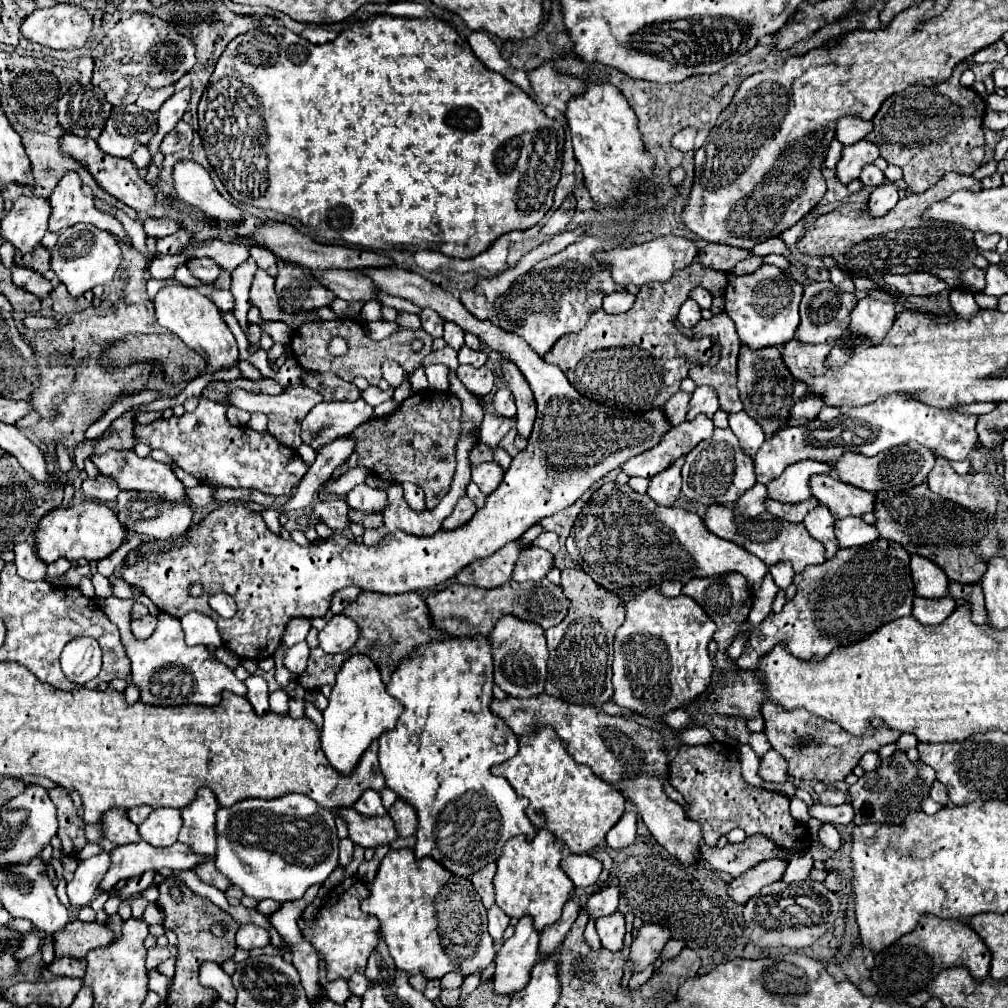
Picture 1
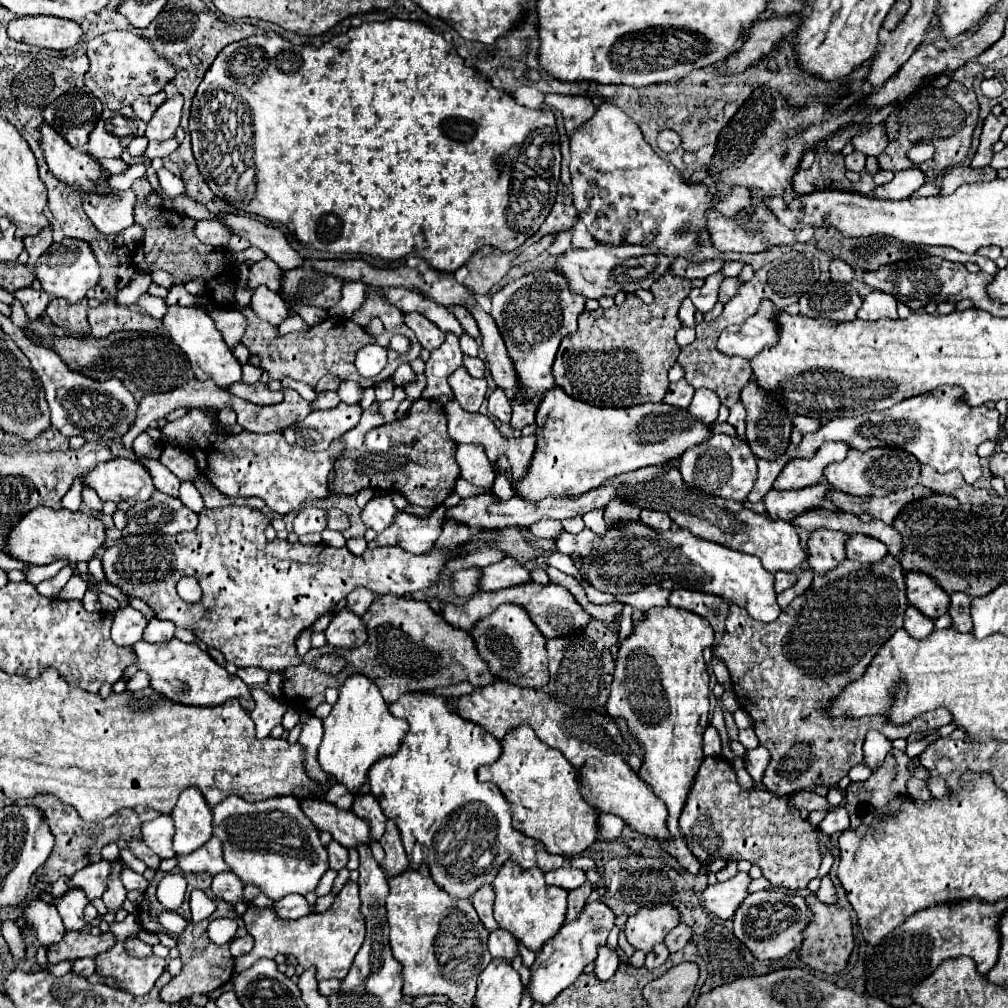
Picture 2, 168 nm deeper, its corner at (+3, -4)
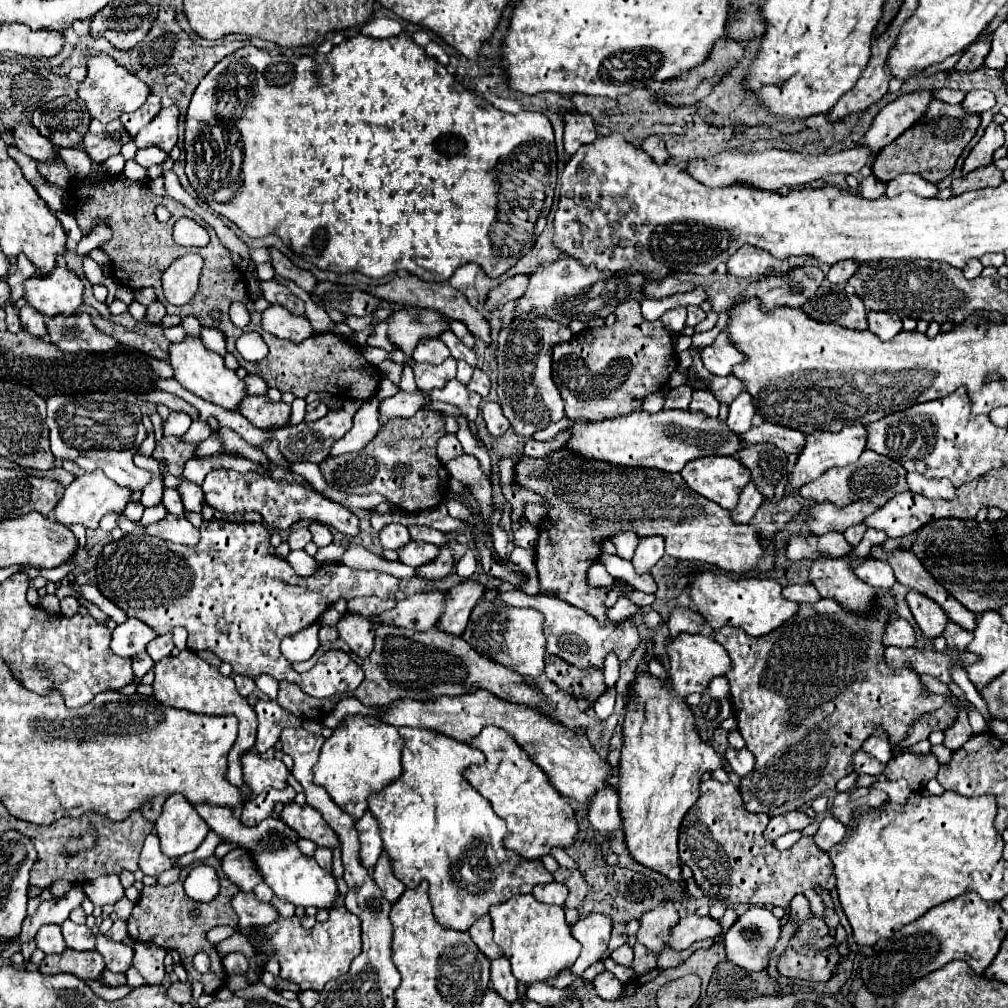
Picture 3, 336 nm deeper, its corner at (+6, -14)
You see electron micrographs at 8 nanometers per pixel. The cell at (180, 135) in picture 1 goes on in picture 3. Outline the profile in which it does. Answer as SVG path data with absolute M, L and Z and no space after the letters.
M150 146L150 148L138 150L134 162L140 164L140 166L144 166L144 168L150 168L150 166L154 166L154 164L162 164L164 158L166 158L164 150L158 150L158 146Z

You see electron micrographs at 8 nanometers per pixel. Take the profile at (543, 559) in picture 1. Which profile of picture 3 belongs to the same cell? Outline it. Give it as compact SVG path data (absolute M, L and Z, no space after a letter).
M468 578L462 584L456 584L454 588L450 588L450 596L446 600L446 608L444 614L440 616L436 628L454 636L460 636L468 624L468 616L472 612L472 608L490 592L490 588L486 588L484 584L480 584L478 580Z

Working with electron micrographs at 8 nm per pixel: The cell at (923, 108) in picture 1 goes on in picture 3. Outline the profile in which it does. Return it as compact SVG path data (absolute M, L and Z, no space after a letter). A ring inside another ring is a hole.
M932 100L932 104L928 106L922 122L916 122L898 140L894 140L890 146L882 148L876 154L876 162L872 164L874 176L880 178L882 182L888 182L896 174L914 172L914 174L918 174L924 180L934 182L934 184L938 184L940 180L950 176L954 166L956 166L956 160L960 158L962 150L968 146L968 142L976 134L976 128L980 126L980 116L978 114L962 112L962 116L950 116L948 114L950 110L952 110L950 104ZM928 124L930 124L930 130L926 130ZM910 158L912 158L912 162L910 162Z

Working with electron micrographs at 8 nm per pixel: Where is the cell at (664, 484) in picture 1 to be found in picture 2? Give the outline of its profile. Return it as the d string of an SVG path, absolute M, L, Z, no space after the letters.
M641 512L641 522L645 524L645 526L649 526L649 528L653 528L653 530L659 530L659 532L663 532L663 530L669 530L671 528L671 520L669 520L669 516L665 516L663 512Z

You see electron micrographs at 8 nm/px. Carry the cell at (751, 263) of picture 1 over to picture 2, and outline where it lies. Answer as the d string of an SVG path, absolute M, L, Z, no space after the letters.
M717 272L717 274L705 278L705 284L701 288L693 288L691 290L689 298L691 298L691 302L695 304L695 308L699 312L709 312L715 306L715 302L717 302L717 290L719 290L719 284L723 282L723 278L725 276L721 272Z

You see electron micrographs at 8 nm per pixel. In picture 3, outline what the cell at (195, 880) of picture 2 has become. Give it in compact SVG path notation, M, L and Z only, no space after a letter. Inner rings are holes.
M210 856L210 858L202 861L202 864L208 864L212 866L218 875L220 880L220 894L212 900L212 902L194 902L192 898L186 896L184 892L184 880L186 880L189 872L192 870L190 866L184 868L180 872L180 880L170 884L170 886L160 886L160 884L154 884L154 886L144 886L142 894L140 894L140 900L136 902L130 918L128 918L128 934L134 942L148 942L148 940L156 940L158 936L160 938L168 938L168 942L164 942L168 948L172 950L178 950L180 954L180 962L182 966L186 968L188 972L188 982L184 984L174 984L166 990L166 996L174 1002L180 1002L180 1004L186 1004L192 1000L192 980L198 980L204 984L204 992L206 994L216 994L220 988L226 986L228 982L228 974L222 966L222 956L218 954L216 950L216 944L212 944L208 938L206 938L206 932L214 926L220 926L220 924L226 924L226 926L238 926L238 916L234 914L232 906L230 906L230 898L238 892L238 888L224 876L222 868L220 868L220 860L216 856ZM192 908L198 908L200 910L200 916L196 920L190 918L190 910ZM198 950L212 950L212 970L206 972L206 974L200 974L194 970L192 966L192 958Z

